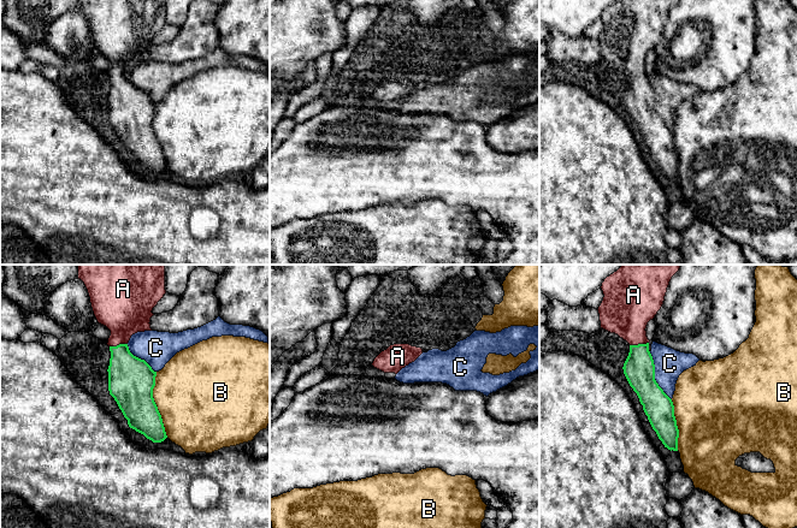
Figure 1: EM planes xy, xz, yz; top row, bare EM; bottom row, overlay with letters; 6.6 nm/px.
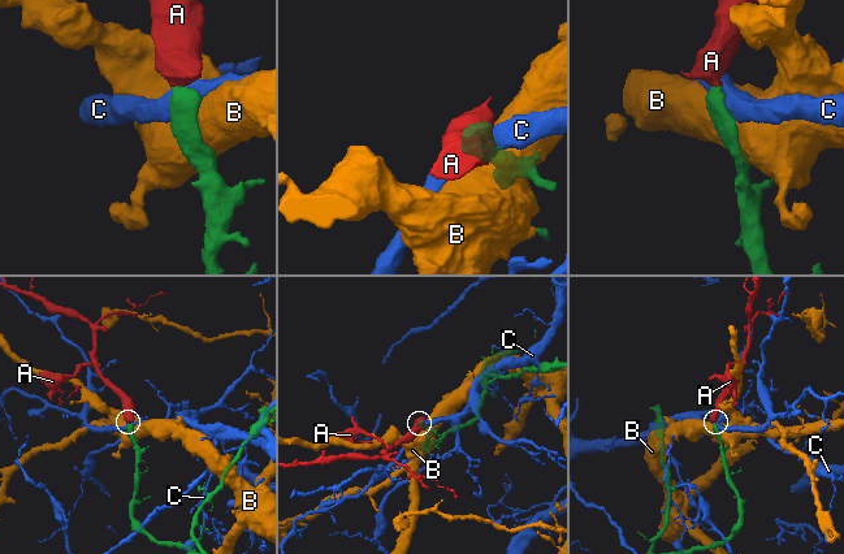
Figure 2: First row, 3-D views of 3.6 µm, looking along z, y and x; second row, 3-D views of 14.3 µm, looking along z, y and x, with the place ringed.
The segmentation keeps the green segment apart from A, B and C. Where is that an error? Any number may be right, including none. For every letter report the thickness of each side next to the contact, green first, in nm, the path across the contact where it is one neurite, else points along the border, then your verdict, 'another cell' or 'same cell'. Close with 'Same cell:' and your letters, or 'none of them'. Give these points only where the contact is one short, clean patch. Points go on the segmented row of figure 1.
A: 200 nm thick on the green side, 340 nm on the other; runs through yz (638, 368), (638, 344), (626, 309); same cell
B: 300 nm thick on the green side, 500 nm on the other; another cell
C: 200 nm thick on the green side, 200 nm on the other; another cell
Same cell: A

